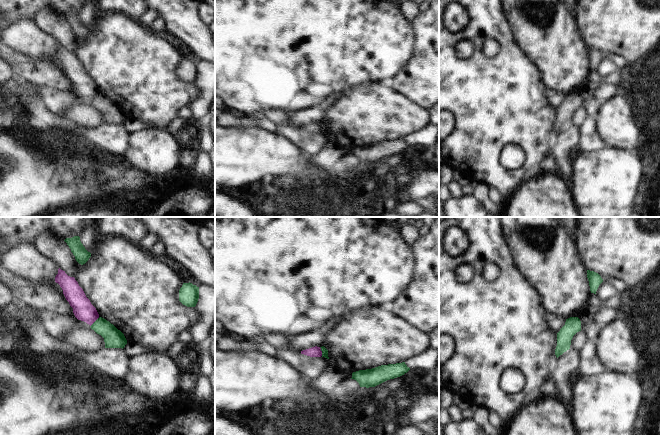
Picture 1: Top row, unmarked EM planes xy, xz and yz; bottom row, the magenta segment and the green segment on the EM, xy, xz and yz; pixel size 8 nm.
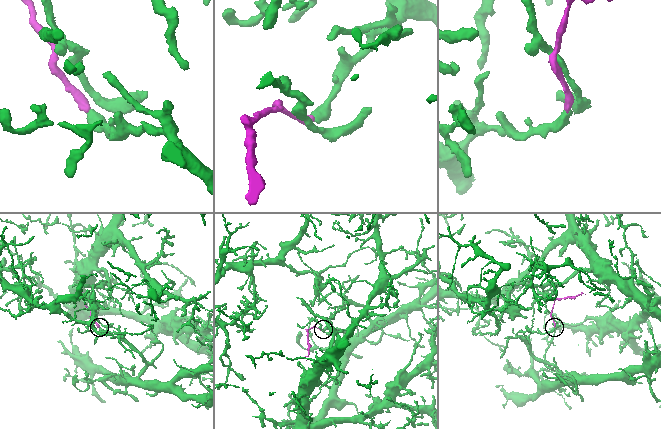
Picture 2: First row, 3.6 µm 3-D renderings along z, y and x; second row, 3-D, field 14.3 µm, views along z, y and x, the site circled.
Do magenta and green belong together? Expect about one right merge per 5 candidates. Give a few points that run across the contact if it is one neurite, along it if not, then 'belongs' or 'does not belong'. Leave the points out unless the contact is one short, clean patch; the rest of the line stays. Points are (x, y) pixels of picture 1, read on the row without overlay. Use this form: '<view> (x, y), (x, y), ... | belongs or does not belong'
xy (99, 93), (90, 102) | does not belong

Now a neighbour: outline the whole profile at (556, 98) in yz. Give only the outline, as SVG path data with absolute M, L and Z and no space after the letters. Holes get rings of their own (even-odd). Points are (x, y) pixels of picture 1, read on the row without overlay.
M549 90L548 95L549 95L549 103L555 109L558 109L566 98L566 94L562 91Z

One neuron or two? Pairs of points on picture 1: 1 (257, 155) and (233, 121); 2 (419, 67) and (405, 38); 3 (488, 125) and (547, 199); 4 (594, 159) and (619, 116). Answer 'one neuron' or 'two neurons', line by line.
1: two neurons
2: two neurons
3: two neurons
4: two neurons

